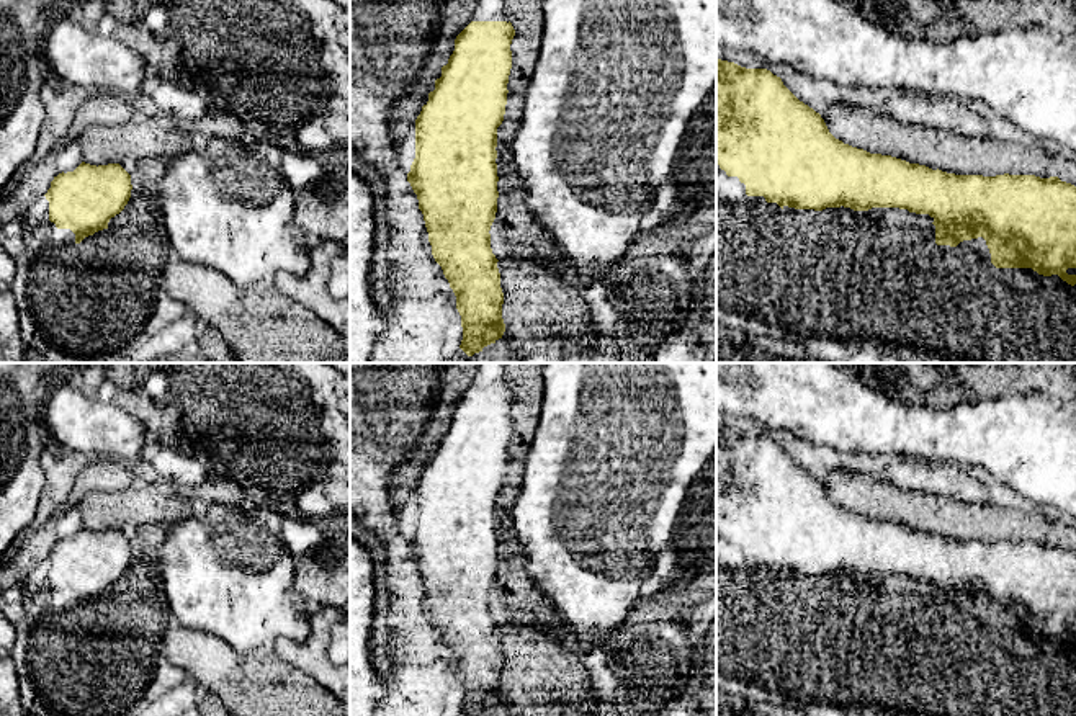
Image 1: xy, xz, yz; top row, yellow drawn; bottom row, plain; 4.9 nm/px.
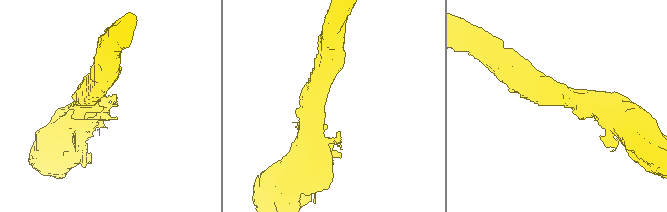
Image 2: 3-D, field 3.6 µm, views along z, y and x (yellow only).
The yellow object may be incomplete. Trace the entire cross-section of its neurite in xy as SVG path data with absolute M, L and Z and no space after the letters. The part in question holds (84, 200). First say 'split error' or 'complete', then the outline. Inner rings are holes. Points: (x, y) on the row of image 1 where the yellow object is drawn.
complete; M82 162L74 172L59 173L44 195L49 201L49 221L57 229L70 229L75 244L98 230L108 229L111 217L119 214L131 198L131 175L119 163L90 165Z

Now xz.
complete; M471 21L456 36L455 51L415 119L415 159L407 173L432 255L456 296L463 327L460 348L468 356L495 343L505 332L499 260L489 230L497 213L497 128L505 114L513 36L510 21Z

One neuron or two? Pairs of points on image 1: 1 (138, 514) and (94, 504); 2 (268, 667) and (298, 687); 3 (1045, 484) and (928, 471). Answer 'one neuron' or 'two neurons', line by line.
1: one neuron
2: one neuron
3: two neurons

